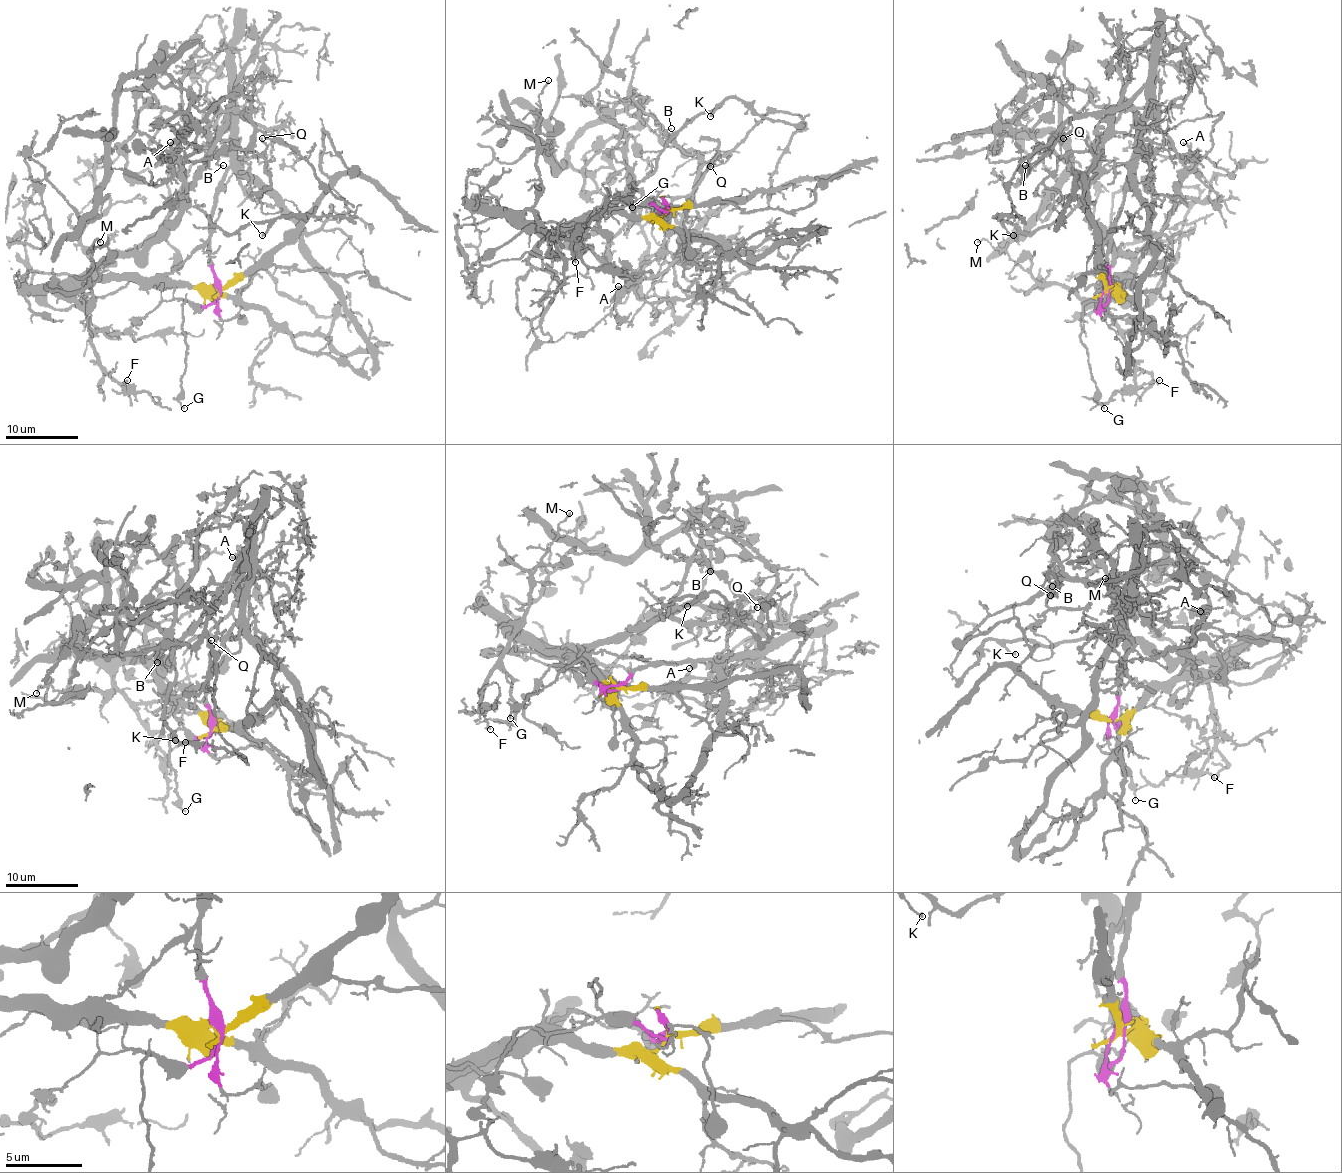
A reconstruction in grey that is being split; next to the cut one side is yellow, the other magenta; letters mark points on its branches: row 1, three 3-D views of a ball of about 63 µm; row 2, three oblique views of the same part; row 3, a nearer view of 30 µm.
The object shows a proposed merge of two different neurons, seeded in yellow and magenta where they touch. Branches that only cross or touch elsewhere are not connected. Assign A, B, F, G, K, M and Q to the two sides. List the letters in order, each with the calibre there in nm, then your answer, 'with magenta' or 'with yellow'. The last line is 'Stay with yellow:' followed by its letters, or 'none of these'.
A: 190 nm thick; with magenta
B: 90 nm thick; with magenta
F: 160 nm thick; with yellow
G: 120 nm thick; with magenta
K: 140 nm thick; with yellow
M: 120 nm thick; with yellow
Q: 130 nm thick; with yellow
Stay with yellow: F, K, M, Q

